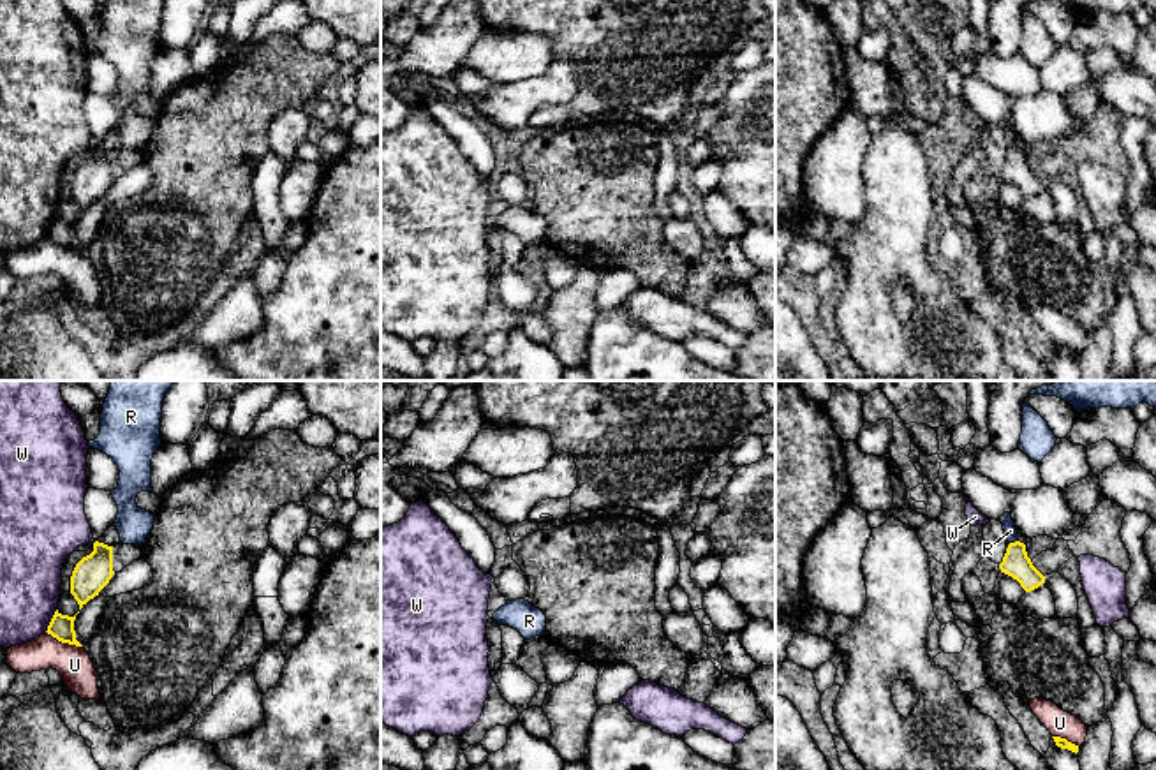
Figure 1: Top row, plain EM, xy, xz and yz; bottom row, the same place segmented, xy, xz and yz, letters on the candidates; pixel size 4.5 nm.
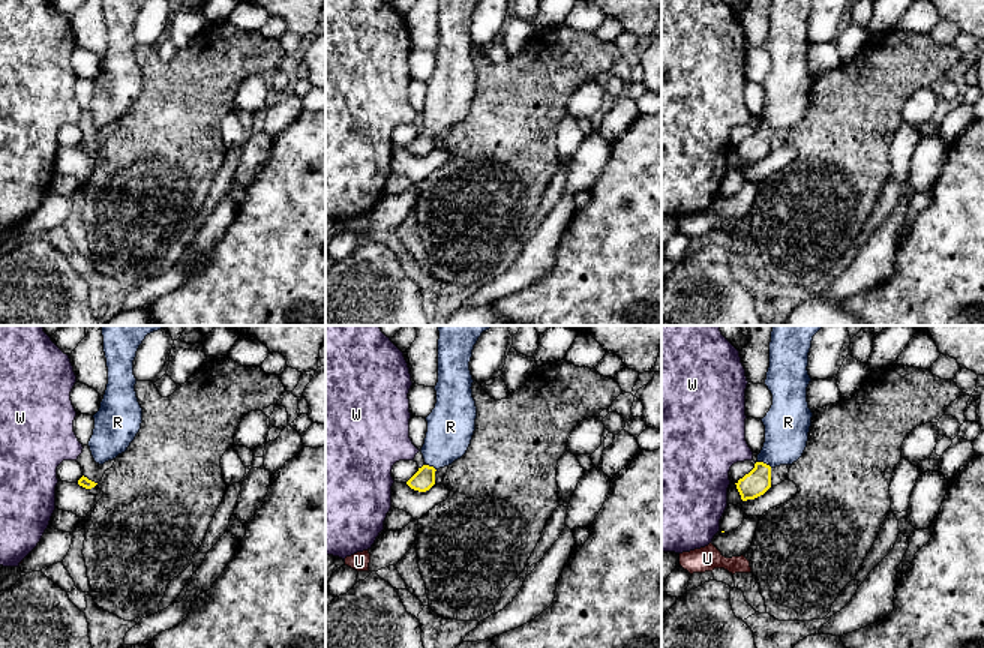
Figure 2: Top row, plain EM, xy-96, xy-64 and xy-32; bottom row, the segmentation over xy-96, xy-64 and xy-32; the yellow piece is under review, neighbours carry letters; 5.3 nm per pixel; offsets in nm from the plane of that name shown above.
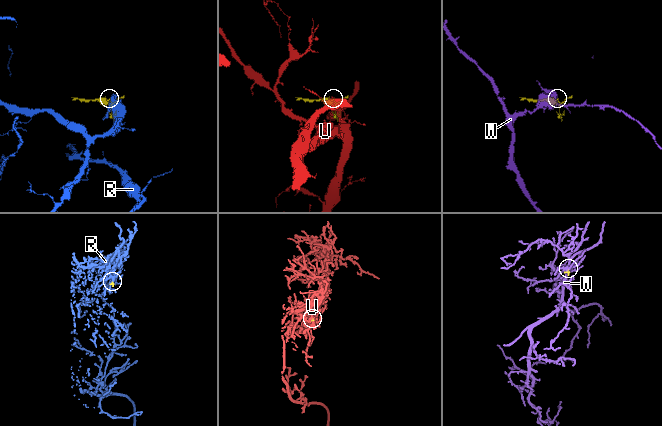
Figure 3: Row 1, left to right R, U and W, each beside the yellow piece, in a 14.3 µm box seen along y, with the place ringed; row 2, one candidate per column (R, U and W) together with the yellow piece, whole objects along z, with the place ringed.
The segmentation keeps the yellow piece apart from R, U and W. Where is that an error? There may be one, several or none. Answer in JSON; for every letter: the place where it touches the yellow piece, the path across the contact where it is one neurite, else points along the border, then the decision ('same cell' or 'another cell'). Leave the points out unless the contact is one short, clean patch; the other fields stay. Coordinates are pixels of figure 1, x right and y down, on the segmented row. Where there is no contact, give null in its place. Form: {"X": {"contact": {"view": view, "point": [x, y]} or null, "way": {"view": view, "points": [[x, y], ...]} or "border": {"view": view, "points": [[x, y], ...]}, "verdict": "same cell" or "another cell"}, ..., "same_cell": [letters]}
{"R": {"contact": {"view": "yz", "point": [1015, 541]}, "way": {"view": "yz", "points": [[1015, 562], [1015, 541], [1010, 531]]}, "verdict": "same cell"}, "U": {"contact": {"view": "xy", "point": [64, 642]}, "verdict": "another cell"}, "W": {"contact": {"view": "xy", "point": [51, 621]}, "border": {"view": "xy", "points": [[57, 610], [44, 631]]}, "verdict": "another cell"}, "same_cell": ["R"]}

